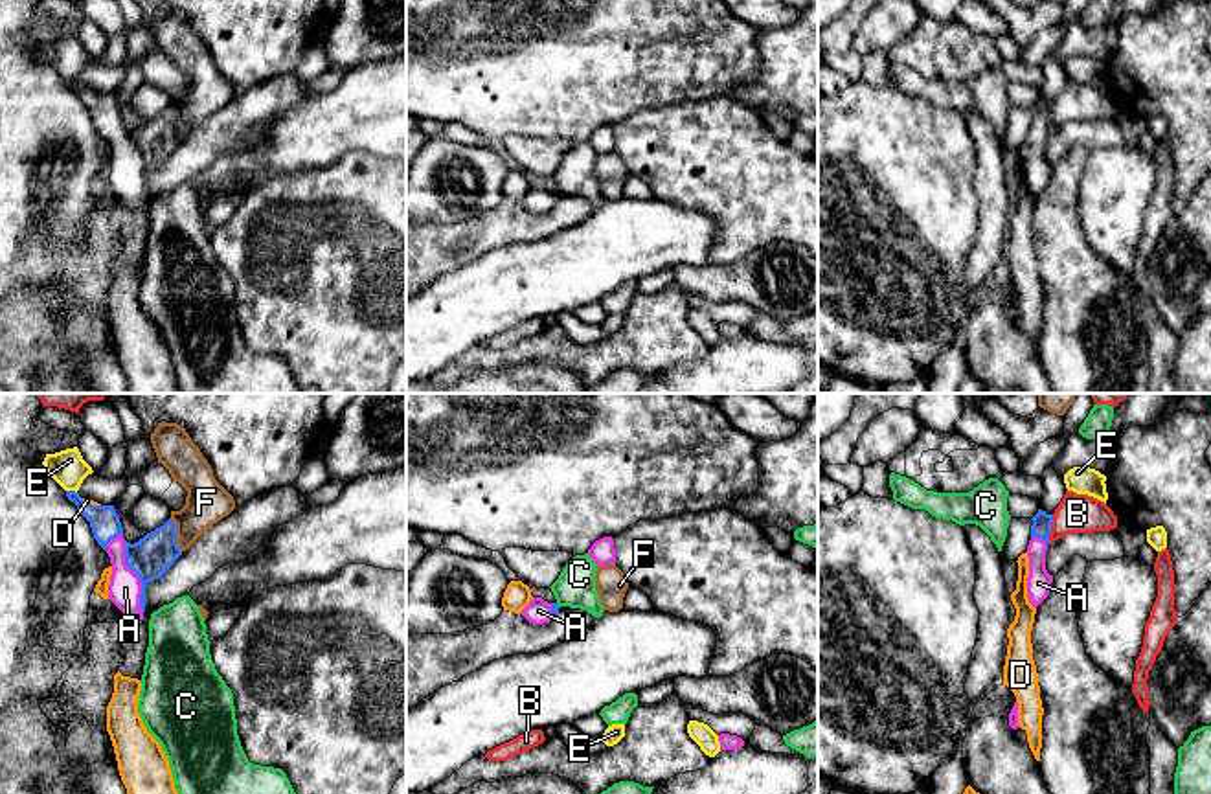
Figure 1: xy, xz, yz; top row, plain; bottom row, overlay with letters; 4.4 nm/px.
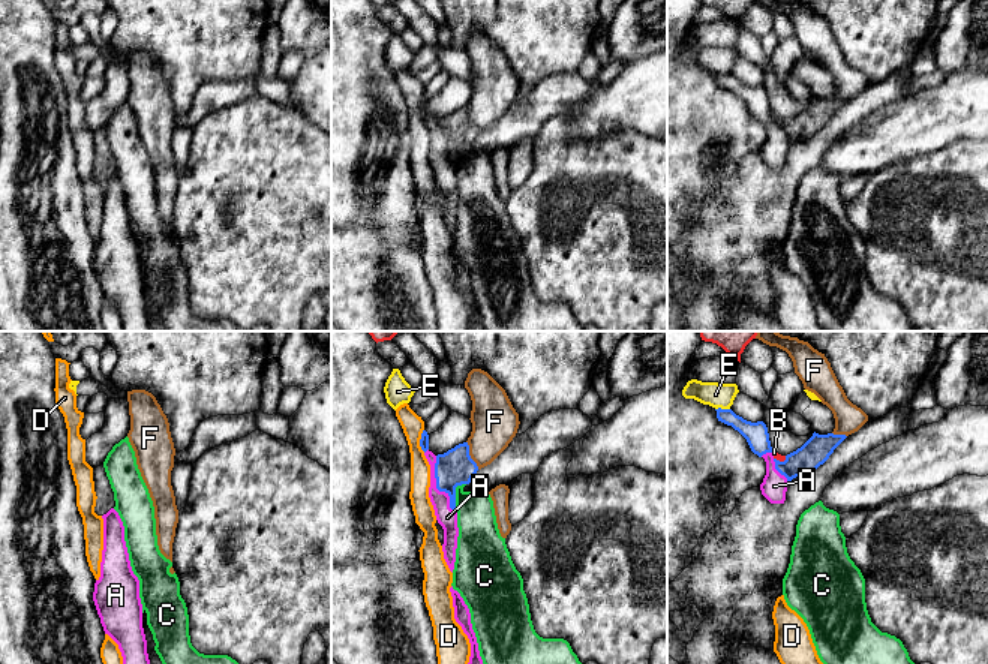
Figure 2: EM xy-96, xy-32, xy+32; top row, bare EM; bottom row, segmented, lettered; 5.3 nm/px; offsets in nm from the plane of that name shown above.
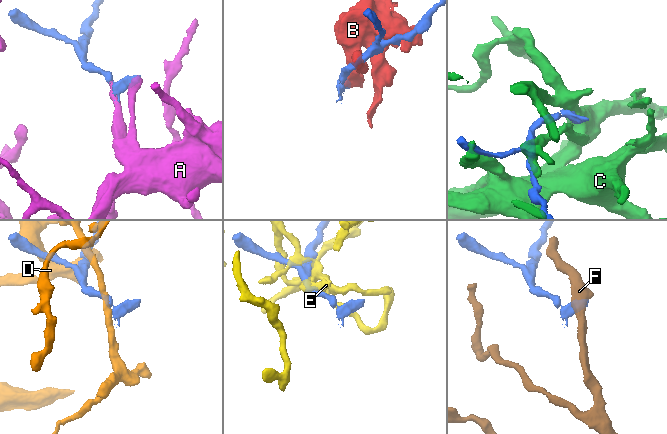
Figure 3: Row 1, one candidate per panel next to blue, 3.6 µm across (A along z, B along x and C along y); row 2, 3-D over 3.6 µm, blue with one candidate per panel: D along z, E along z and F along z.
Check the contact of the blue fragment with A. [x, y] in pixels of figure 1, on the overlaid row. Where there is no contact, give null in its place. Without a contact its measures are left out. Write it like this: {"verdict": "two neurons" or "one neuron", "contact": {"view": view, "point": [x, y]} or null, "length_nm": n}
{"verdict": "one neuron", "contact": {"view": "xy", "point": [138, 576]}, "length_nm": 340}

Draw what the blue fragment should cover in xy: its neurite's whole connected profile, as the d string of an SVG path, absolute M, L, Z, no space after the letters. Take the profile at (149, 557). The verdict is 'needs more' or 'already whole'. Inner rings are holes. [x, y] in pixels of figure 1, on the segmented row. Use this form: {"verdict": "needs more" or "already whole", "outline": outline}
{"verdict": "needs more", "outline": "M66 491L66 496L90 522L94 539L110 557L108 599L129 619L143 619L145 586L162 577L182 555L176 544L176 524L169 518L164 526L130 544L123 539L114 505L86 504L75 491Z"}

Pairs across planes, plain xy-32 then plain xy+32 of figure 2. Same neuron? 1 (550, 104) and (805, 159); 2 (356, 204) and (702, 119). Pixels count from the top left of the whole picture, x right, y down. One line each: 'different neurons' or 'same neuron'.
1: same neuron
2: same neuron

